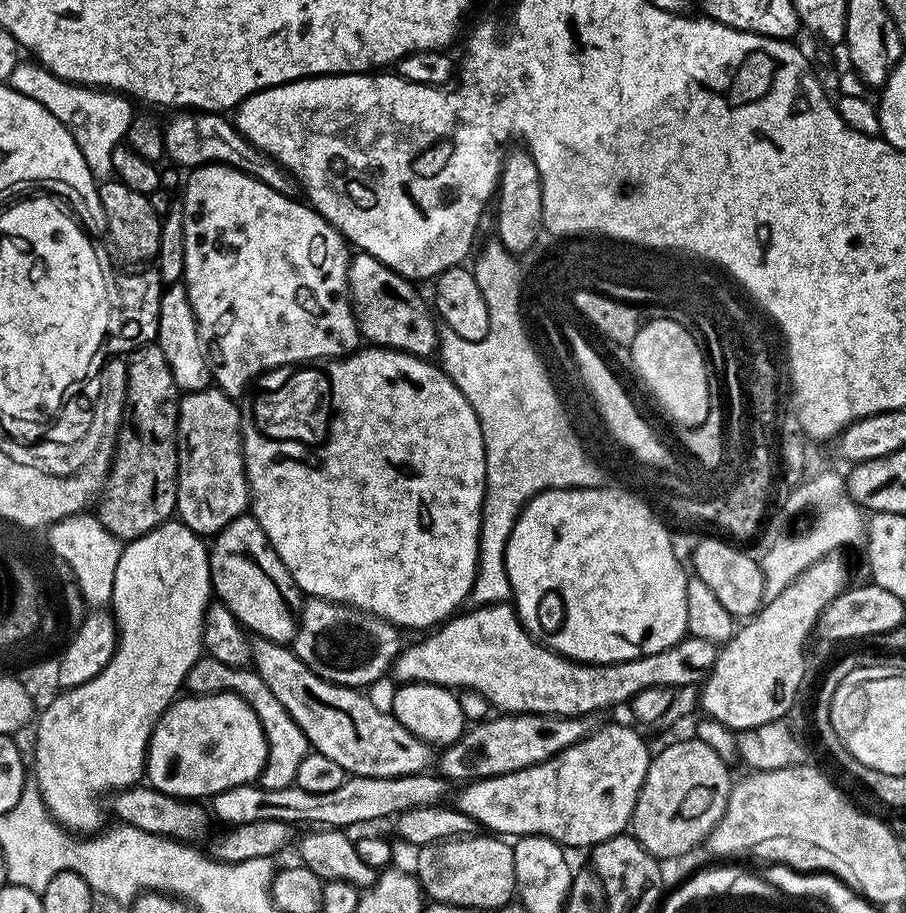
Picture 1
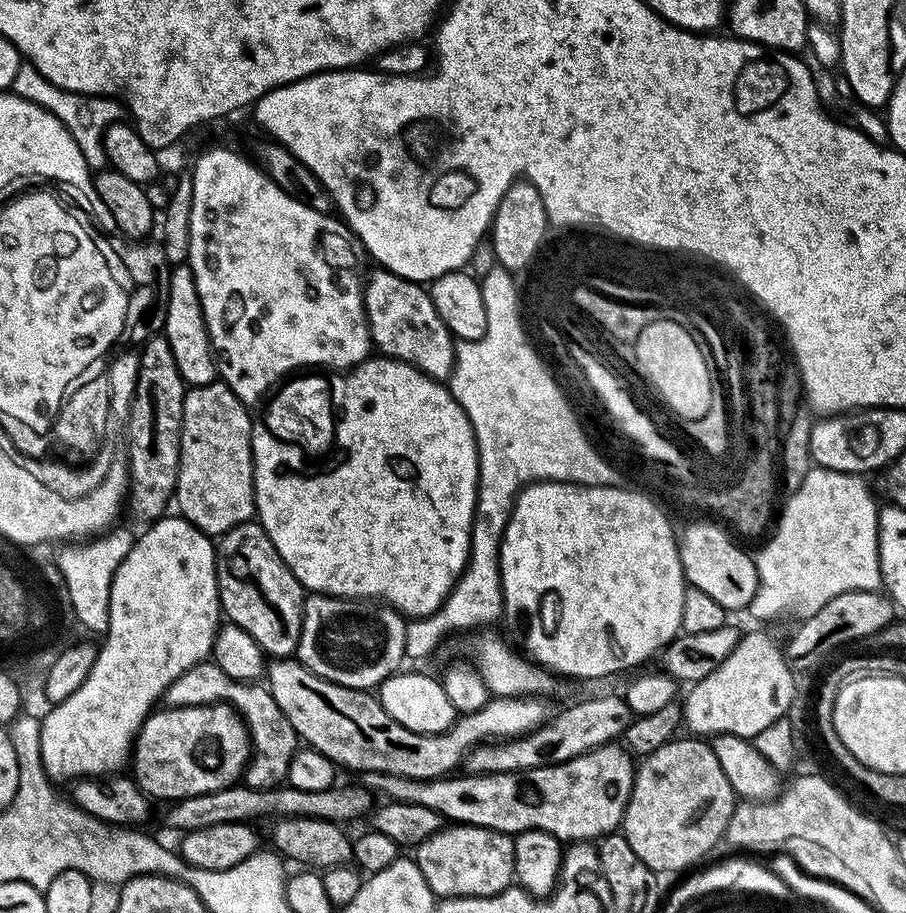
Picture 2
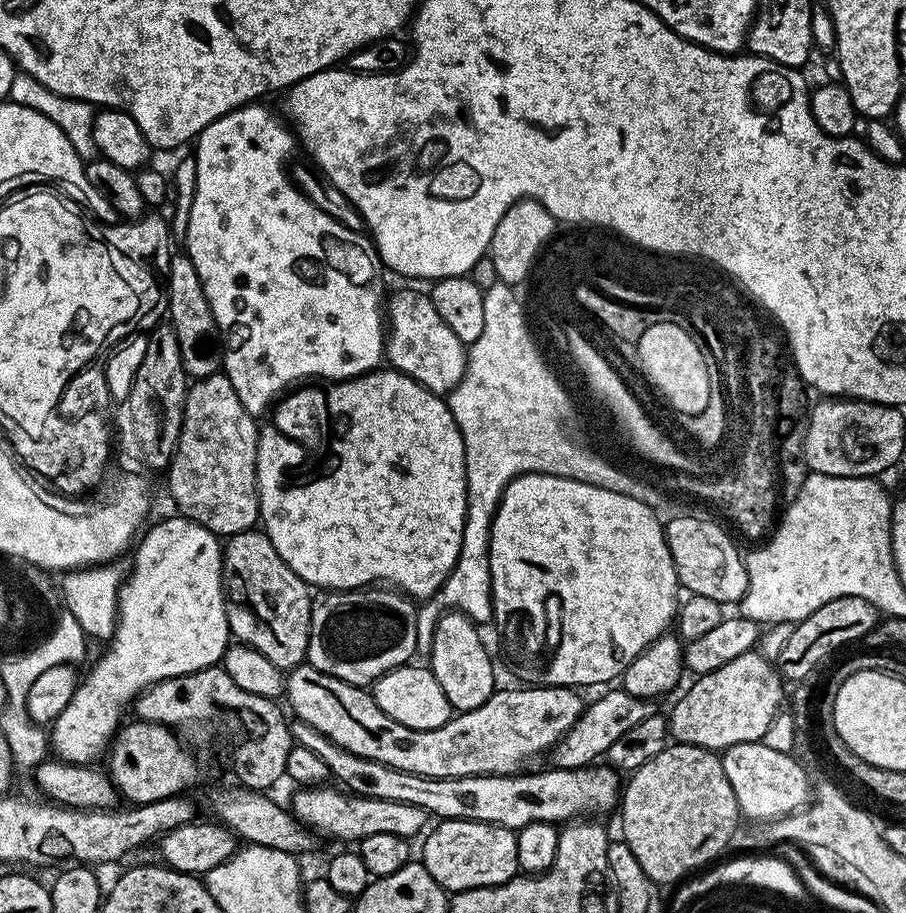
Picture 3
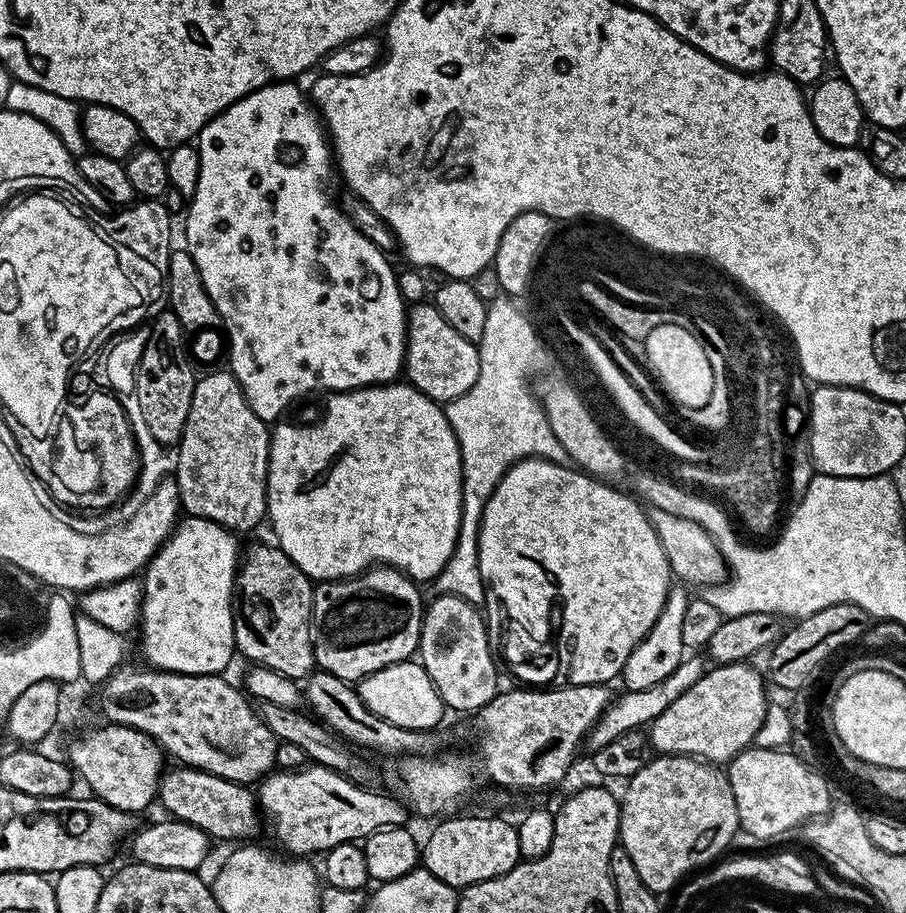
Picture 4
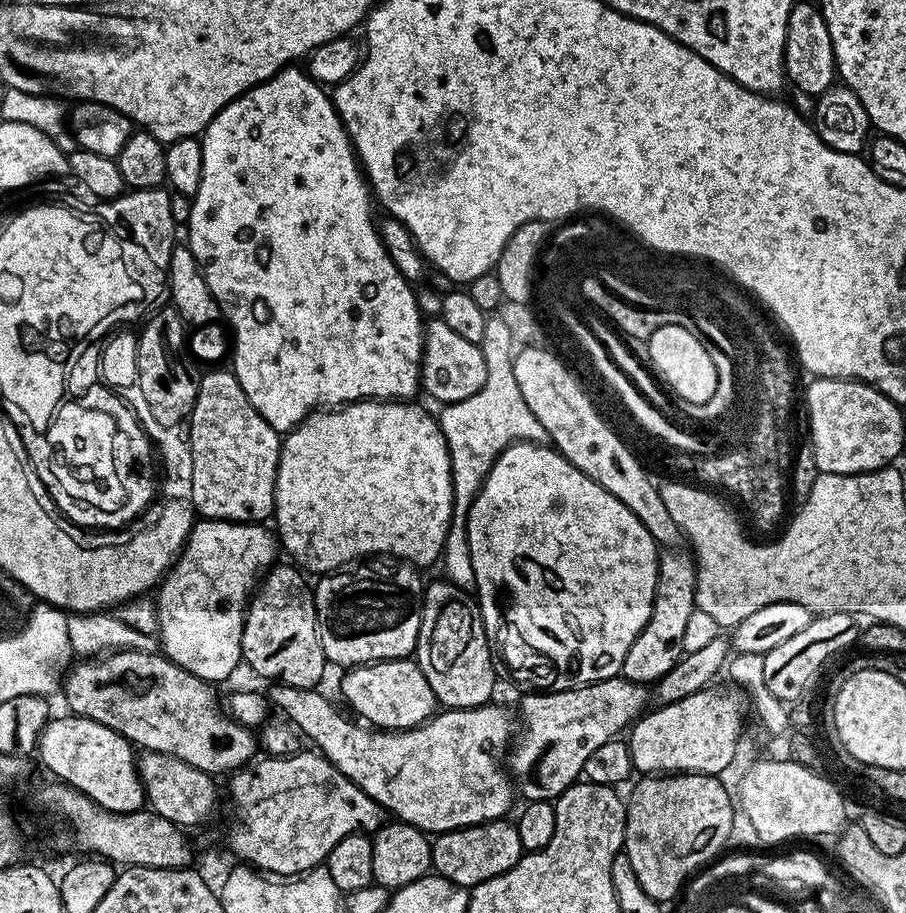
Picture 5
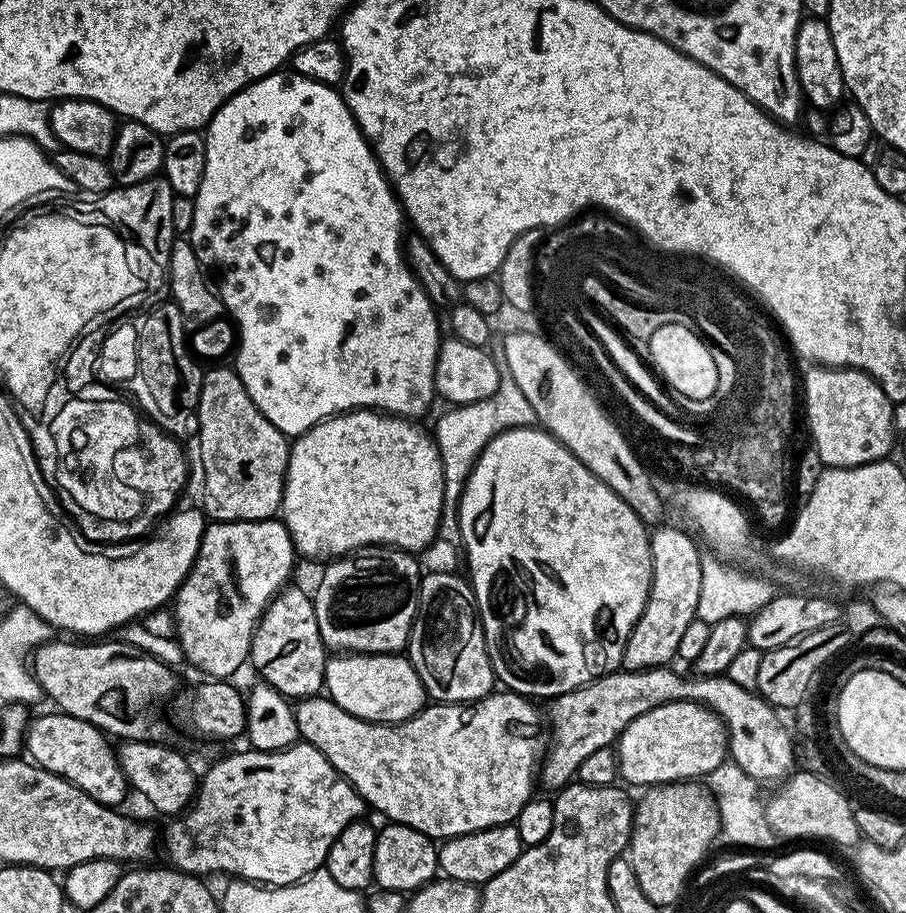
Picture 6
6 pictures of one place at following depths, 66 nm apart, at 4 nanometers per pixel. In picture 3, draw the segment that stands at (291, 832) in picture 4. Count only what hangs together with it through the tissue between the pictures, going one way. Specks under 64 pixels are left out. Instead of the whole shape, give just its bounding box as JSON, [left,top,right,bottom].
[290,787,430,842]

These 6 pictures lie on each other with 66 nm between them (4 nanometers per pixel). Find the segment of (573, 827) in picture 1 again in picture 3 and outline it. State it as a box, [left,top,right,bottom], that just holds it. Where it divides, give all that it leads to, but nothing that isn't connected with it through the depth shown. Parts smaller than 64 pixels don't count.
[289,720,622,830]

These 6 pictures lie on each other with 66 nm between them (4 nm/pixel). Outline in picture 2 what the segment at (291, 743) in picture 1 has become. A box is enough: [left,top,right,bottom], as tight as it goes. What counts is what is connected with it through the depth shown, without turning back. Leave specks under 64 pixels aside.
[162,662,298,788]

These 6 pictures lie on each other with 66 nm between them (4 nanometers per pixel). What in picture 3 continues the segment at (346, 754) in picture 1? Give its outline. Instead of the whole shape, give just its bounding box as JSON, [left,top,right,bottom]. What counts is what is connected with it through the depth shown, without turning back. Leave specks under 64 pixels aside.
[286,662,585,780]

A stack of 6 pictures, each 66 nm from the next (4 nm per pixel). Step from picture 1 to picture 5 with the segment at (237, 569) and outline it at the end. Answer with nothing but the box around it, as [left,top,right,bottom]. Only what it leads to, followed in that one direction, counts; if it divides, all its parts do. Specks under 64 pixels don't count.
[242,564,326,688]

